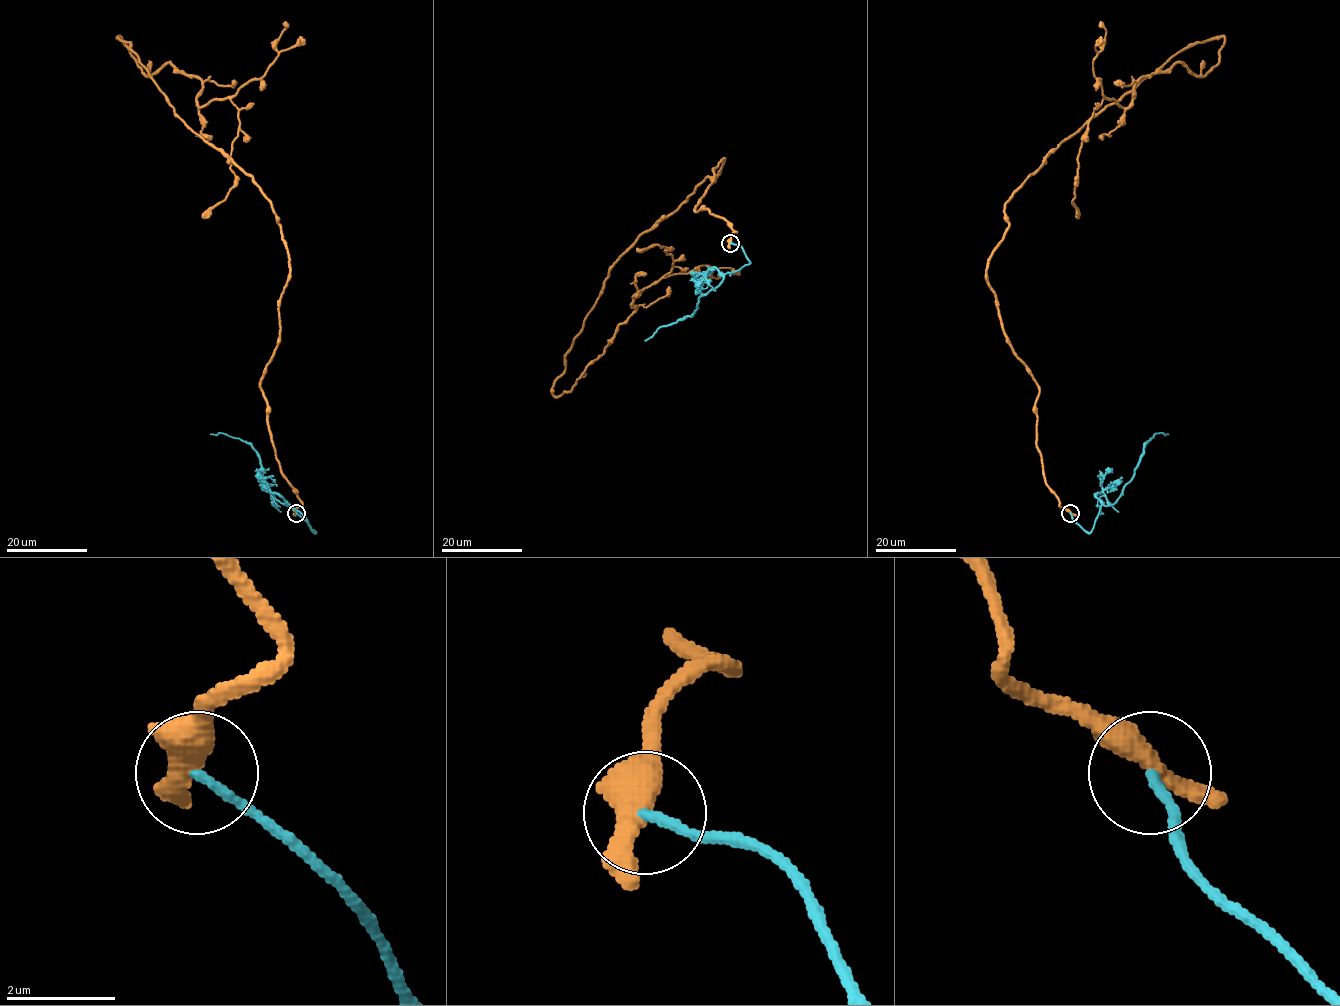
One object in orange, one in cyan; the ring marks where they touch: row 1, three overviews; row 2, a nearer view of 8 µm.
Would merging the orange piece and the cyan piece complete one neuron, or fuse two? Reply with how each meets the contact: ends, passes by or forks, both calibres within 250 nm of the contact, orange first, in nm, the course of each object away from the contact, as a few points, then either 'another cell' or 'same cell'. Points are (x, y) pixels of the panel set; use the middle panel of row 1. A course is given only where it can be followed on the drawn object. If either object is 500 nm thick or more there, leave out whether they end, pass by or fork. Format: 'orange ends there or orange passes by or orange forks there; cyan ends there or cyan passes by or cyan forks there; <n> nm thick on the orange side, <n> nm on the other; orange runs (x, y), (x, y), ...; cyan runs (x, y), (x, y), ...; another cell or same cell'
orange passes by; cyan ends there; 400 nm thick on the orange side, 170 nm on the other; orange runs (731, 243), (723, 219), (694, 210), (723, 158), (615, 263), (553, 396), (672, 267), (669, 249), (637, 251); cyan runs (731, 243), (742, 248), (750, 262), (728, 272), (722, 281), (698, 299), (693, 313), (658, 328), (645, 340); another cell

